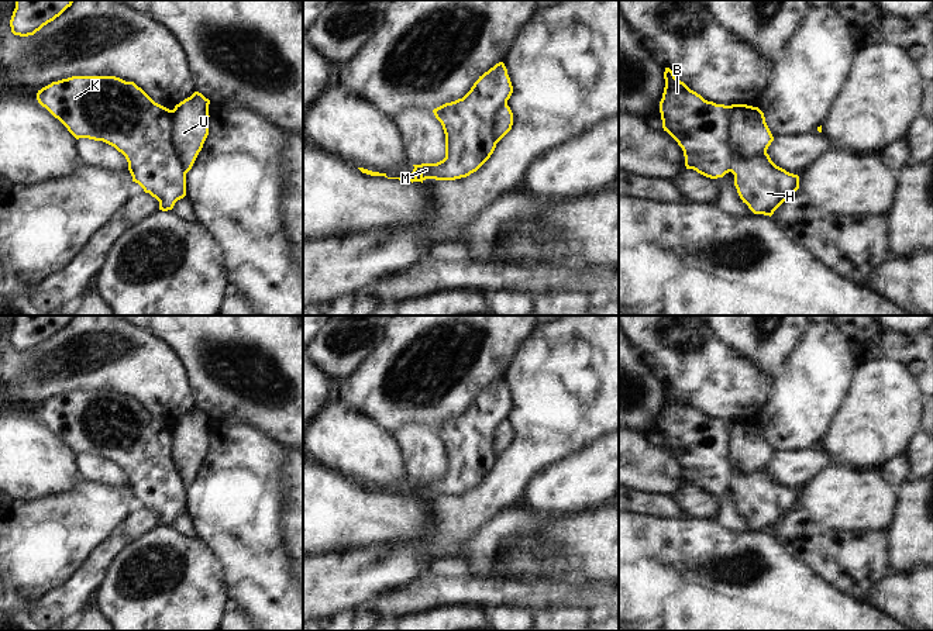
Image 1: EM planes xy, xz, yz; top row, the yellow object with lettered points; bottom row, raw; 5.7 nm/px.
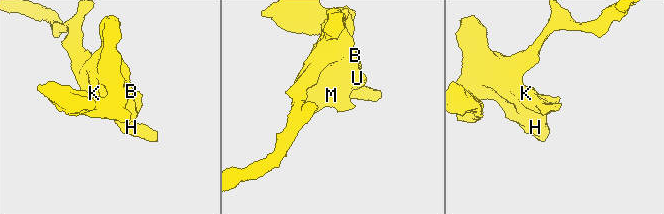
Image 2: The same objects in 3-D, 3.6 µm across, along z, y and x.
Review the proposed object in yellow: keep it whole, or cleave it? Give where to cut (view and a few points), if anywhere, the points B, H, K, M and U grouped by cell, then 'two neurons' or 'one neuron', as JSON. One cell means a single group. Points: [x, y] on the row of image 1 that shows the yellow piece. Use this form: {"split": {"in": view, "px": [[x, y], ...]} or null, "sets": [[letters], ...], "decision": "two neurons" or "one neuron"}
{"split": {"in": "yz", "px": [[723, 106], [727, 114], [729, 147], [744, 158], [765, 152]]}, "sets": [["B", "H", "K", "M"], ["U"]], "decision": "two neurons"}

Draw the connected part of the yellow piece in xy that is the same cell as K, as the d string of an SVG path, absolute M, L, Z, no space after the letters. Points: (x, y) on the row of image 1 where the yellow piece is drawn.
M72 76L38 90L37 100L76 139L103 141L121 152L132 182L159 201L159 210L172 210L186 196L186 172L172 145L172 110L155 103L134 82L116 76Z

